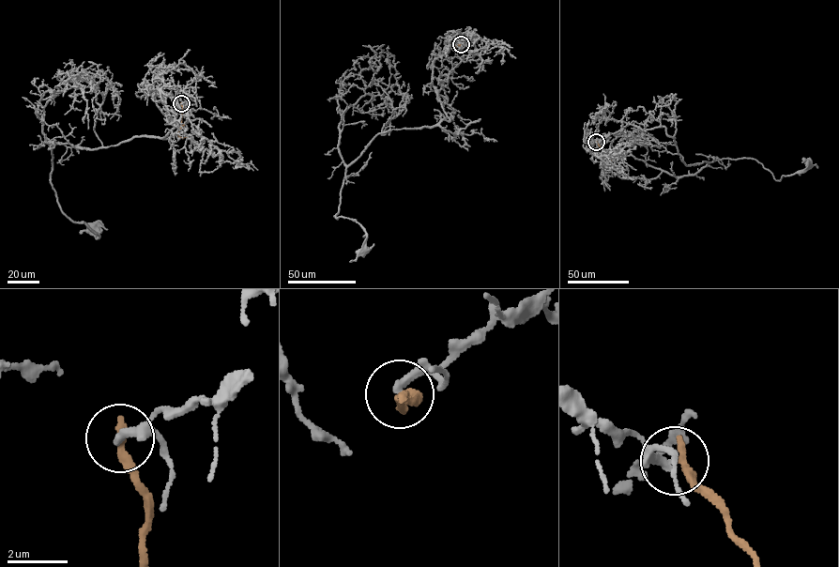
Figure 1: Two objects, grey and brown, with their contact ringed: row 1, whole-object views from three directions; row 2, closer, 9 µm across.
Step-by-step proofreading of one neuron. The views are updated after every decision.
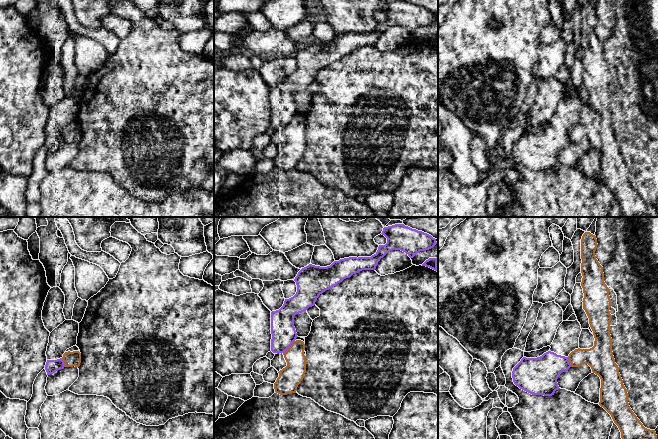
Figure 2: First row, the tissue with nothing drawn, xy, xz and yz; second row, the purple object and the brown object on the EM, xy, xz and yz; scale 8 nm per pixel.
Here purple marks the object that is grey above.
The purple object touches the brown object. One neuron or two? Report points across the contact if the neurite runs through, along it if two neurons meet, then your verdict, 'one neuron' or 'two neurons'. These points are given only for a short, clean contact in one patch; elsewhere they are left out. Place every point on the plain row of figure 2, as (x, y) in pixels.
two neurons

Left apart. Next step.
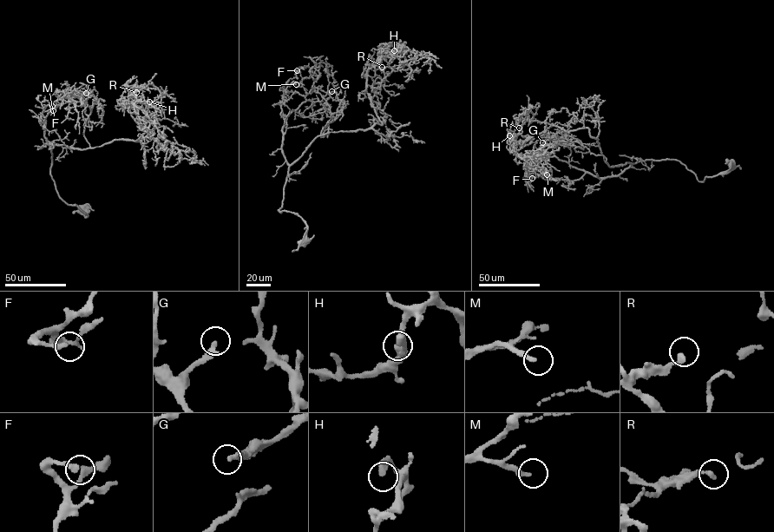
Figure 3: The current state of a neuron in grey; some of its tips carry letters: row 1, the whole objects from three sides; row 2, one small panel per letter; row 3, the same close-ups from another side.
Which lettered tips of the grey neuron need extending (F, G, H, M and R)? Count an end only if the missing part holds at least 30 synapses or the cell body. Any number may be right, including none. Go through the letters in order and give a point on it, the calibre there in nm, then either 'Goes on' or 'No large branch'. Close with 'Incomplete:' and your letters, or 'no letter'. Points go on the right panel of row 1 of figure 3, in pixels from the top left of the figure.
F: Place: (532, 178). Thickness 240 nm. No large branch
G: Place: (542, 142). Thickness 280 nm. Goes on
H: Place: (509, 135). Thickness 360 nm. No large branch
M: Place: (547, 174). Thickness 220 nm. Goes on
R: Place: (519, 128). Thickness 240 nm. No large branch
Incomplete: G, M

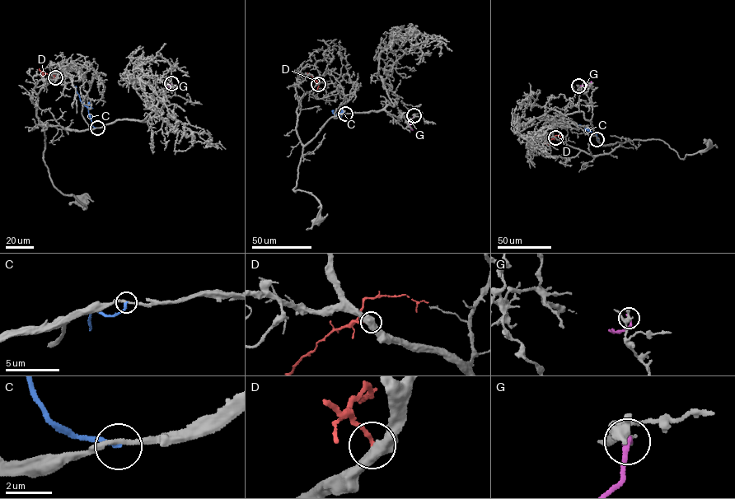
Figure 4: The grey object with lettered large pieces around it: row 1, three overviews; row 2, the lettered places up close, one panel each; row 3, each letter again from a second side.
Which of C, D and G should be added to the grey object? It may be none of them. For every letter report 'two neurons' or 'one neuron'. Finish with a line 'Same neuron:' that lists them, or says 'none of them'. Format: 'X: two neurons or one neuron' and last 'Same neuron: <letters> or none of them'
C: two neurons
D: two neurons
G: two neurons
Same neuron: none of them

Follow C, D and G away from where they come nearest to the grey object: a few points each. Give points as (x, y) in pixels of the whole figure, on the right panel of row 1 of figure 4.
C: (596, 139), (596, 135), (579, 124)
D: (555, 137), (545, 142)
G: (578, 86), (589, 84), (591, 81)

